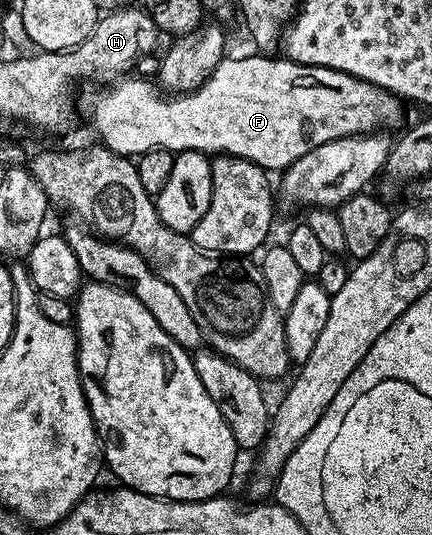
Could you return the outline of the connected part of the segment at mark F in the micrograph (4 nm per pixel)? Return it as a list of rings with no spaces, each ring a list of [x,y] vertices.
[[[253,53],[254,55],[242,55],[239,59],[230,59],[231,57],[223,57],[216,69],[204,81],[204,85],[200,85],[194,91],[185,93],[163,93],[149,78],[141,77],[123,77],[117,81],[111,82],[107,91],[102,91],[98,95],[98,100],[94,103],[94,112],[91,113],[90,119],[94,122],[94,127],[98,130],[101,146],[107,147],[109,151],[115,151],[118,155],[127,157],[137,157],[148,153],[152,149],[164,149],[165,151],[202,151],[205,155],[235,155],[241,159],[252,161],[261,167],[267,173],[281,173],[286,168],[291,167],[293,163],[300,157],[304,157],[304,153],[308,153],[312,149],[316,149],[320,145],[324,145],[333,139],[348,139],[357,137],[367,133],[377,132],[379,129],[390,129],[386,127],[394,127],[402,119],[403,100],[392,94],[390,91],[380,89],[376,85],[372,85],[363,79],[352,77],[343,71],[336,69],[328,69],[327,67],[313,67],[312,65],[300,65],[292,62],[291,59],[285,57],[271,57],[266,53]]]

